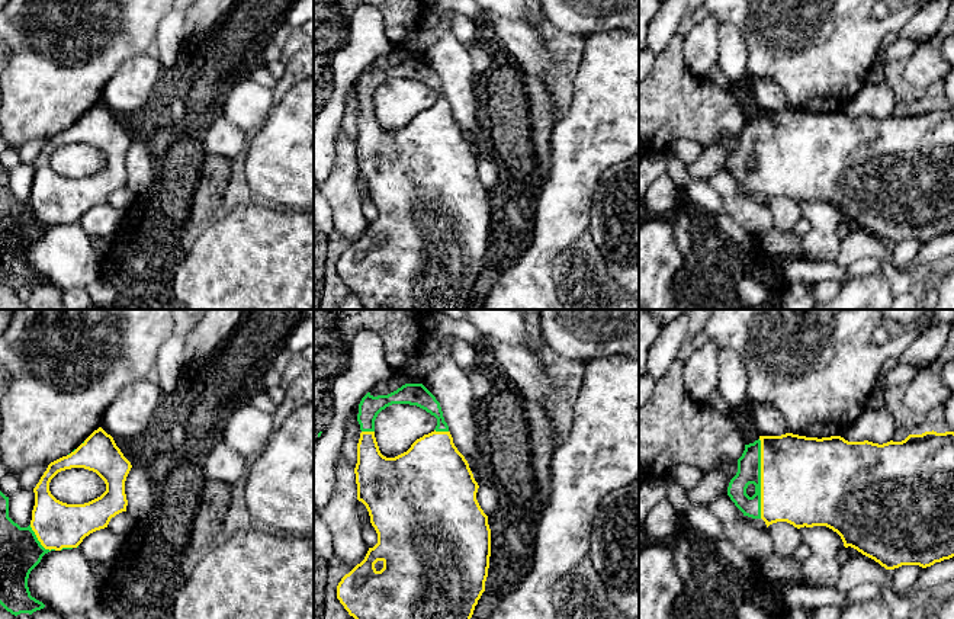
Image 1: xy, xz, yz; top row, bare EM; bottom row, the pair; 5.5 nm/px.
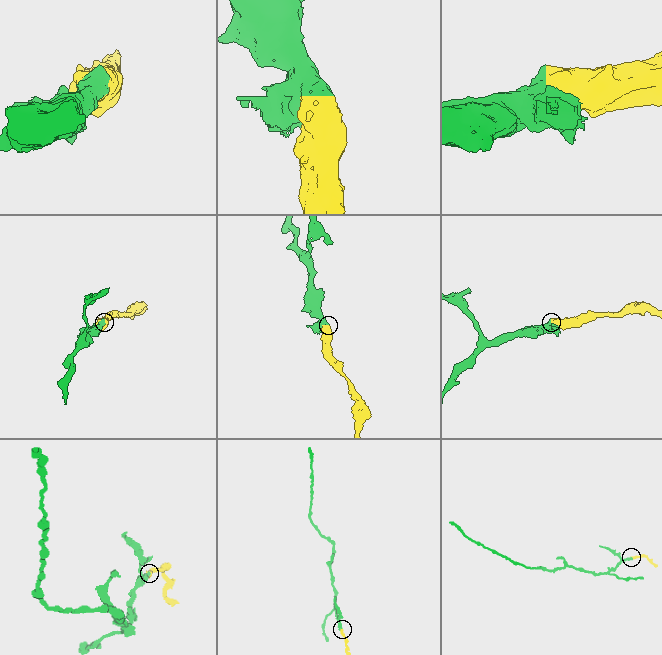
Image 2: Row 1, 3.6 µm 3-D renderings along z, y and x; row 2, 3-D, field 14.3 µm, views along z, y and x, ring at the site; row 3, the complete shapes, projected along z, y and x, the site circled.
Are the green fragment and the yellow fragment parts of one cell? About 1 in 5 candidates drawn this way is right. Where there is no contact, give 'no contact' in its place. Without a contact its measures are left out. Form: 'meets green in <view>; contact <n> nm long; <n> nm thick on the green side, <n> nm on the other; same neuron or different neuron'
meets green in yz; contact 440 nm long; 130 nm thick on the green side, 500 nm on the other; same neuron

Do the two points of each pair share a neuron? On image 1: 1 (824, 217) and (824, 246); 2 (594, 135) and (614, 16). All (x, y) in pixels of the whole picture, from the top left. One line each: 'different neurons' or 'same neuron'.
1: same neuron
2: different neurons

